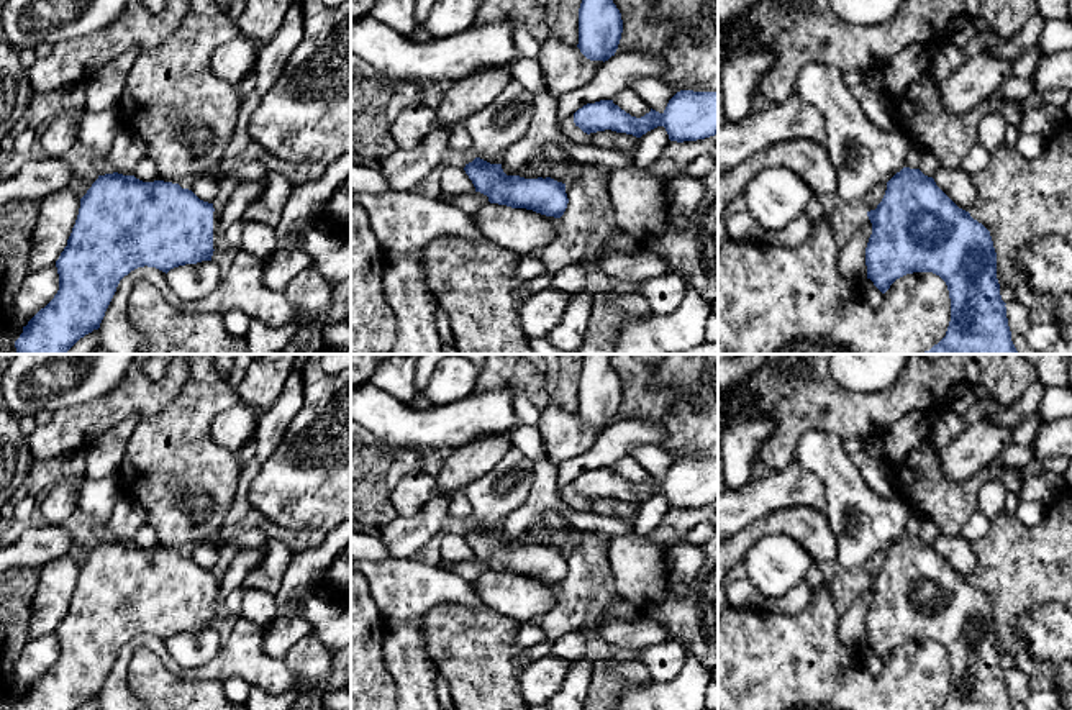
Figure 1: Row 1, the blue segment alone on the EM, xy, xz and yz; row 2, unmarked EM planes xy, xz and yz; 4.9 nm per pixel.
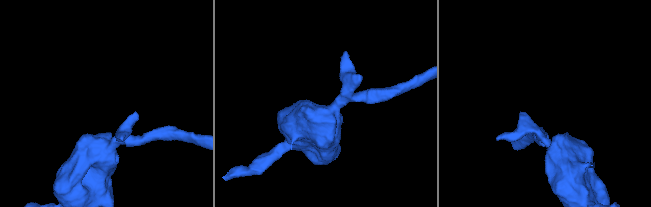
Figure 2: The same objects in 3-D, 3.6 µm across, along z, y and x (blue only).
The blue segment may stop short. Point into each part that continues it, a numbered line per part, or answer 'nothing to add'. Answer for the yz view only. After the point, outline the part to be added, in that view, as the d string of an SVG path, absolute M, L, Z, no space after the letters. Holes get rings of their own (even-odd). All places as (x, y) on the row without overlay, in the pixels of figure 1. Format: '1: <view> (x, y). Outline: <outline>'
nothing to add

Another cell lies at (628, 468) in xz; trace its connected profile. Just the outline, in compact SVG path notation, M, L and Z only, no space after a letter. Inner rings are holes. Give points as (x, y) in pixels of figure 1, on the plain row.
M625 456L611 466L615 472L629 480L631 484L641 485L651 479L651 474L631 456Z

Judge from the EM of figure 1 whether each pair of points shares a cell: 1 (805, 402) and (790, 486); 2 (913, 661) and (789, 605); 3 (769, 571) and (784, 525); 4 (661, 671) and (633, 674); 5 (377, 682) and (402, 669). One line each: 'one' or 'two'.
1: two
2: two
3: two
4: two
5: two

